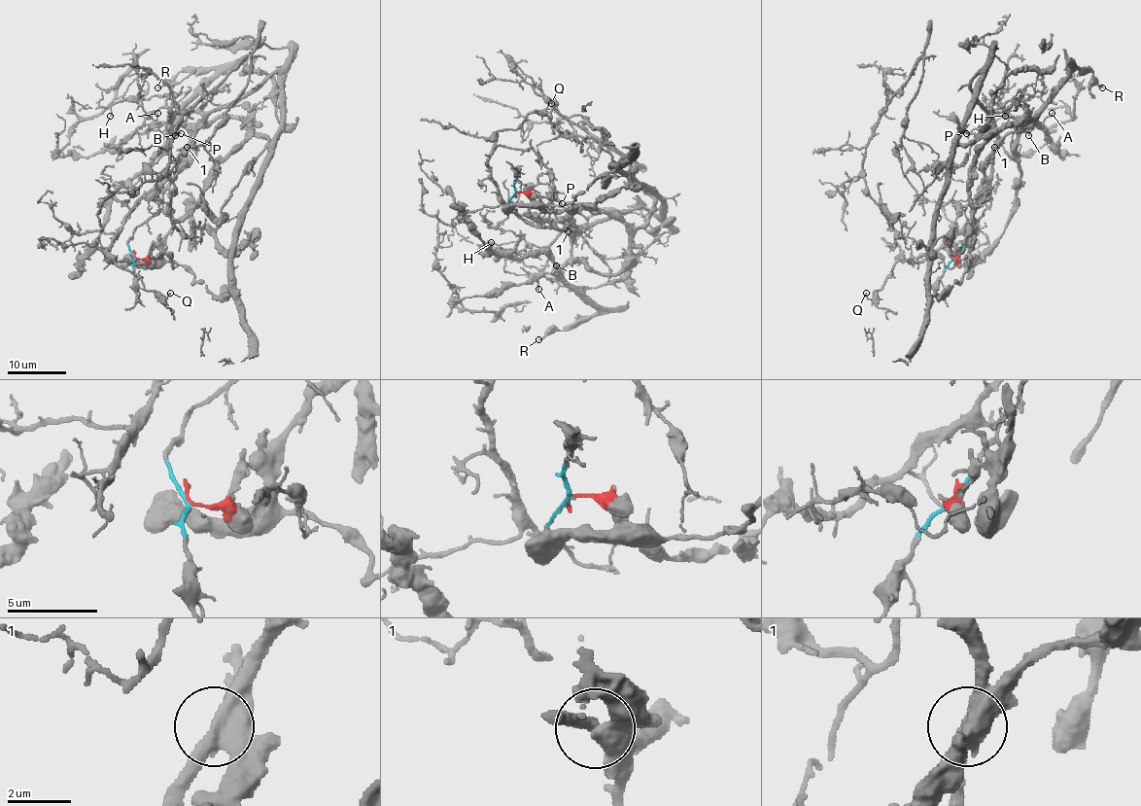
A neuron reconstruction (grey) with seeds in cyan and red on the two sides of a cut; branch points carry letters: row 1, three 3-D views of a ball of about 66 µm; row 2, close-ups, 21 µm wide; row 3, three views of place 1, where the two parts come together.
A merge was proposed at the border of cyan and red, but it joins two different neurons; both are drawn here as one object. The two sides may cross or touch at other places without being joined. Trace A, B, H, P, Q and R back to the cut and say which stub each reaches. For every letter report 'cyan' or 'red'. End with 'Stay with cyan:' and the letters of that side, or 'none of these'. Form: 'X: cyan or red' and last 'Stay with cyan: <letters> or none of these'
A: red
B: red
H: cyan
P: cyan
Q: cyan
R: red
Stay with cyan: H, P, Q

